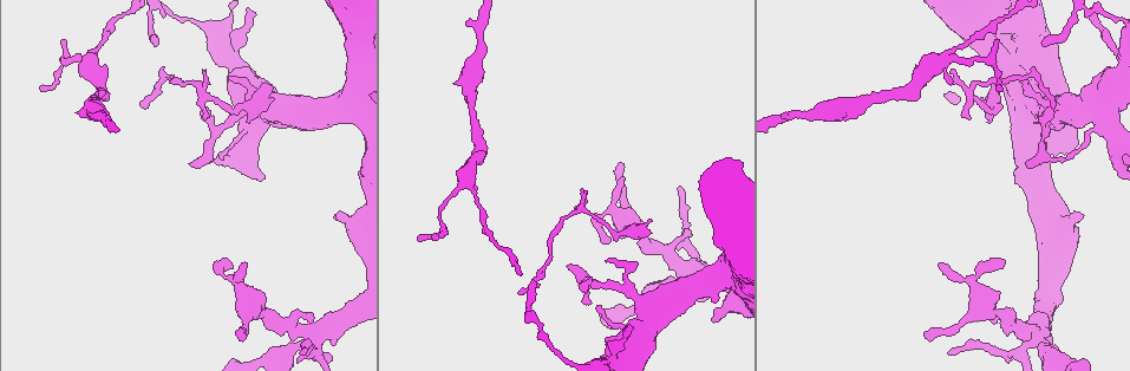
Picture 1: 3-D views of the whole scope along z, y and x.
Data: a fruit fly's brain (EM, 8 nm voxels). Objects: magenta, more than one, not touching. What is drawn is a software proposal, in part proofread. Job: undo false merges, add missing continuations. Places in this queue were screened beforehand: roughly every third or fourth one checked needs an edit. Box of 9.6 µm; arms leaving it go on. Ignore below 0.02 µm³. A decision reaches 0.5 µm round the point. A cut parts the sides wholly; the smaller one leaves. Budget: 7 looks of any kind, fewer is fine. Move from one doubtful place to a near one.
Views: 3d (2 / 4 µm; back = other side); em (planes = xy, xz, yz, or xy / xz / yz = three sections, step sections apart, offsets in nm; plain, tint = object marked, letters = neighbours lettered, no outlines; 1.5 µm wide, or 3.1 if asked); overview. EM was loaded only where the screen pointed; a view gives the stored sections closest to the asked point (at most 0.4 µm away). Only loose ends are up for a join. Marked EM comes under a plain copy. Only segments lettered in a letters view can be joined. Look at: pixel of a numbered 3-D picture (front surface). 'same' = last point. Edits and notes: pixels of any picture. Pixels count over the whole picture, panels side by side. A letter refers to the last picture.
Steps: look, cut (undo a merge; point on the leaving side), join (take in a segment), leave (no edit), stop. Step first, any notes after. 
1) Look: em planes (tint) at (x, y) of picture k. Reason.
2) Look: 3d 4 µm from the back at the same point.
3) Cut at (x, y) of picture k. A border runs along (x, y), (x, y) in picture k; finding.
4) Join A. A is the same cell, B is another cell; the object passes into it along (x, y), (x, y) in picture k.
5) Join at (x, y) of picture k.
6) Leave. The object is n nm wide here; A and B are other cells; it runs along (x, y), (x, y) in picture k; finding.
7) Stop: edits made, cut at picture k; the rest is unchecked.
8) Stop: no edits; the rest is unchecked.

Look: 3d 2 µm at (154, 44) of picture 1. Tapers out.

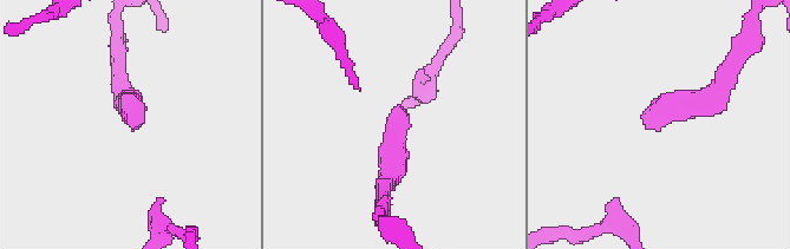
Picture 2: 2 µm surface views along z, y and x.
Look: em xy step 8 (letters) at (392, 113) of picture 2.

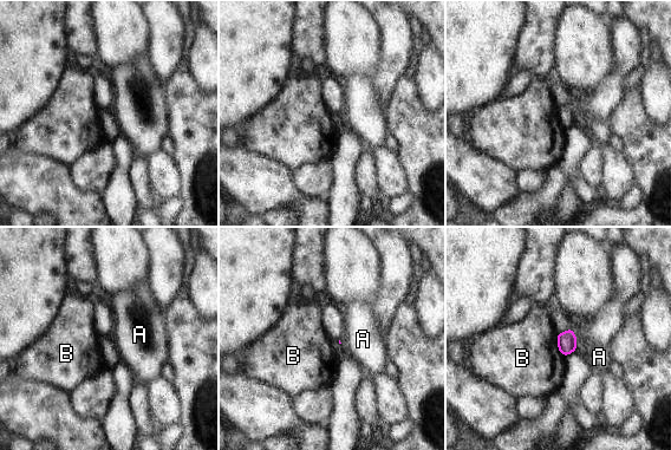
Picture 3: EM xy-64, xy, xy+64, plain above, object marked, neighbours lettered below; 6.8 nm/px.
Look: em planes (letters) at the same point.

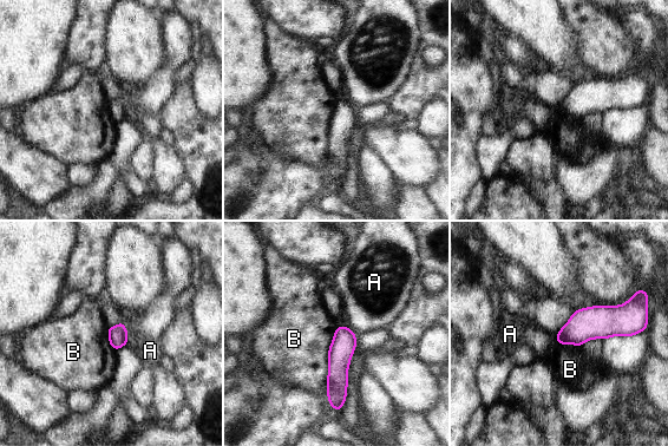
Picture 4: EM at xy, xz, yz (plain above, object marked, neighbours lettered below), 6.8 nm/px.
Leave. A and B are other cells; it runs along (345, 329), (334, 405) in picture 4; none of them fits.

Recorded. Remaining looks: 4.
Look: em planes (letters) at (613, 350) of picture 1. Sudden change in width.

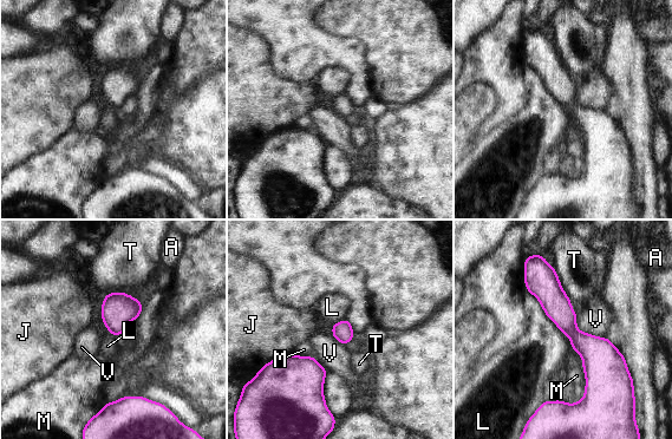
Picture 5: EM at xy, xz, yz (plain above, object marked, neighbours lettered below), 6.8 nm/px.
Leave. A, J, L, M, T and V are other cells; a border runs along (554, 269), (562, 290), (572, 302) in picture 5; one cell here.

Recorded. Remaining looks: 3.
Look: 3d 4 µm at (205, 71) of picture 1. Free end.

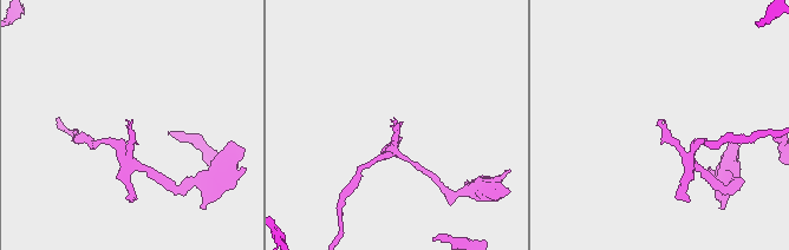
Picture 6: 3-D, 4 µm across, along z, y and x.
Look: em xz step 4 (letters) at (131, 120) of picture 6.

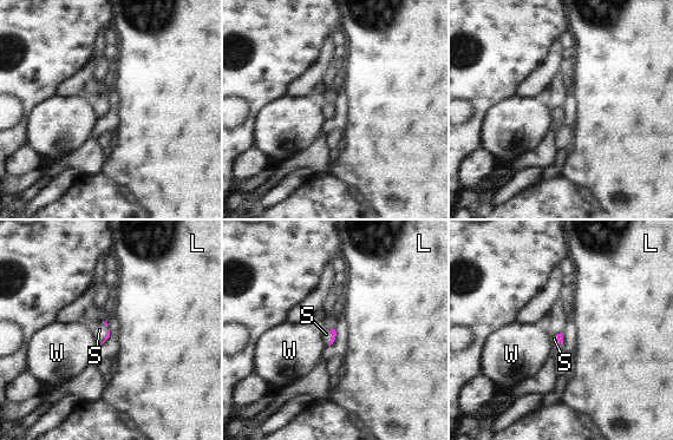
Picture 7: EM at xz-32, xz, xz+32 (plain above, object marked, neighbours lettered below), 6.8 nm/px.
Look: em yz step 4 (letters) at the same point.

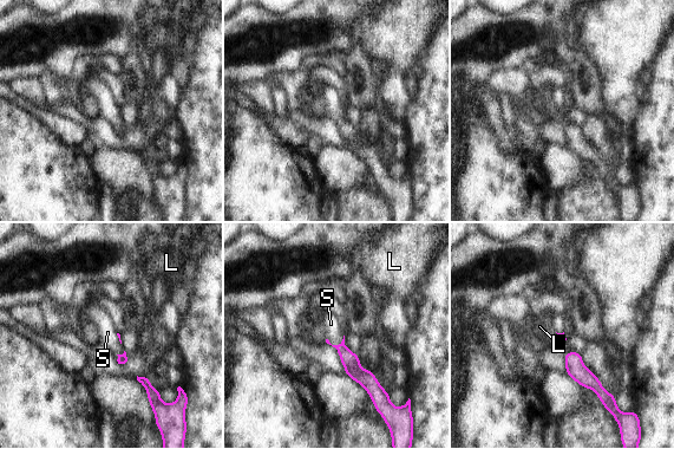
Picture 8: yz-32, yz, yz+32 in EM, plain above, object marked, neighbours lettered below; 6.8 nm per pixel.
Join S. The longest contact is with S, 120 nm; S is the same cell, L is another cell; the cell continues.

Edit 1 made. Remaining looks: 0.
Stop: edits made, join at picture 8; the rest is unchecked.

